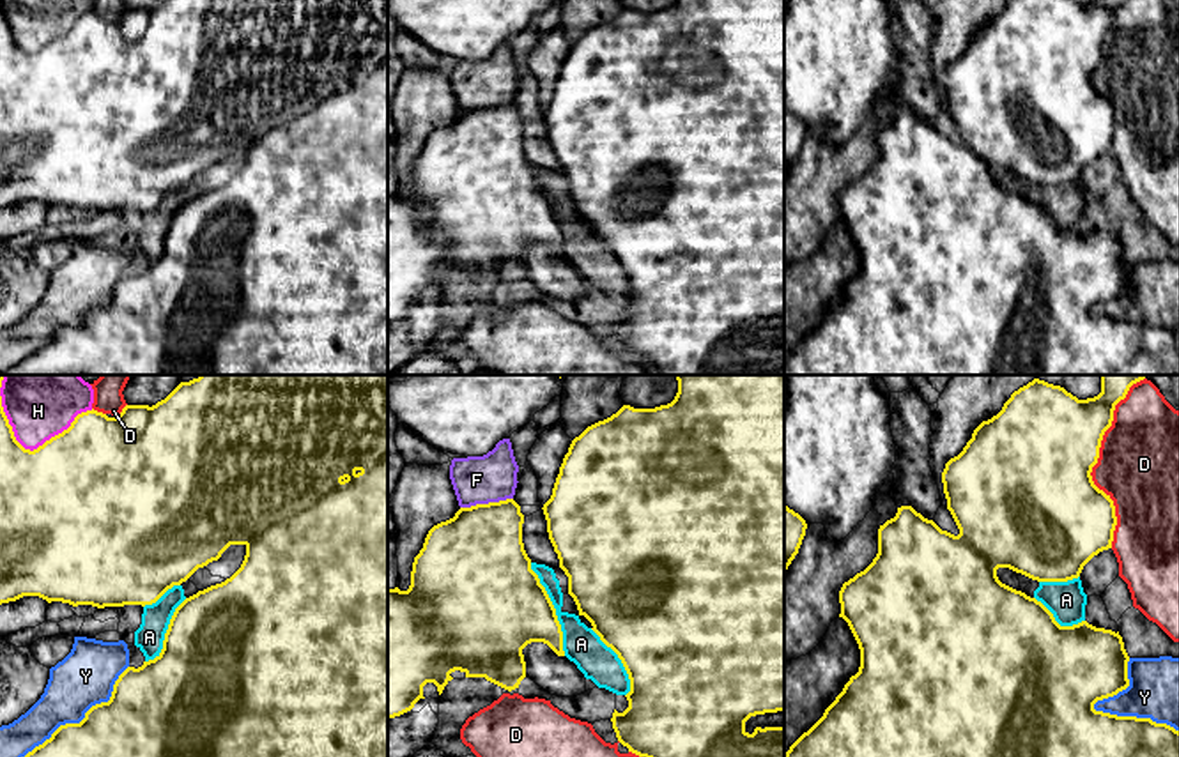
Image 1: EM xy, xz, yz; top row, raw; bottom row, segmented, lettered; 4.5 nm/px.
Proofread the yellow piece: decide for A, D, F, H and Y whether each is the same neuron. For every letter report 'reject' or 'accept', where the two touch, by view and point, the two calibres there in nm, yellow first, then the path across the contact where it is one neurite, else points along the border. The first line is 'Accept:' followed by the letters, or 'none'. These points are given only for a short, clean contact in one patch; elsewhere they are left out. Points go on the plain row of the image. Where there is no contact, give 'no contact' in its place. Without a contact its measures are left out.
Accept: none
A: reject; contact xz (554, 213); calibres 420 and 170 nm
D: reject; contact yz (1091, 75); calibres 500 and 360 nm
F: reject; contact xz (485, 108); calibres 440 and 220 nm
H: reject; contact xy (34, 53); calibres 500 and 220 nm
Y: reject; contact yz (1135, 321); calibres 500 and 240 nm

